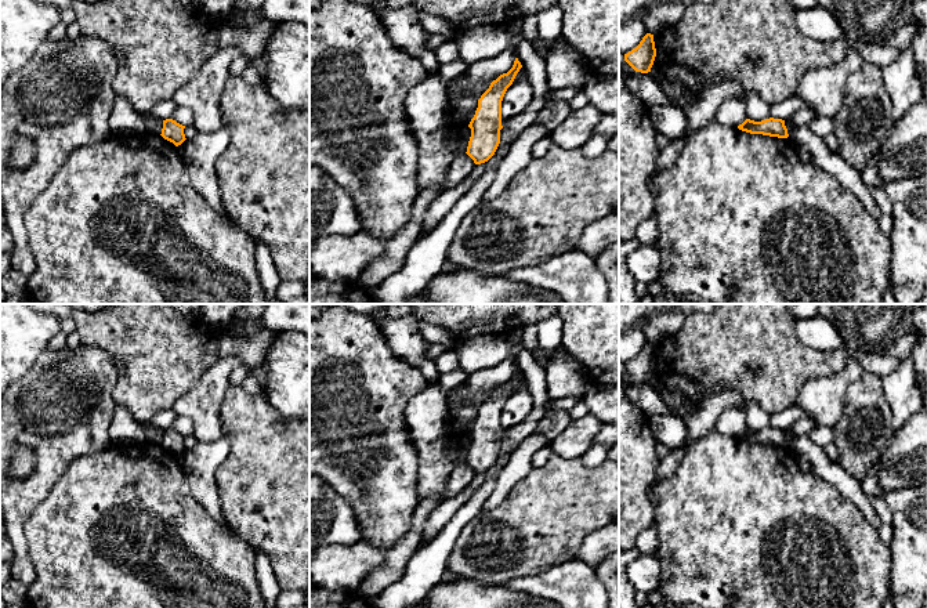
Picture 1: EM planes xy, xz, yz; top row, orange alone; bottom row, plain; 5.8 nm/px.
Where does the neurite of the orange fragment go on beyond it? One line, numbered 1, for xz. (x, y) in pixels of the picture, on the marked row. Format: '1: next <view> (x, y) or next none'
1: next none

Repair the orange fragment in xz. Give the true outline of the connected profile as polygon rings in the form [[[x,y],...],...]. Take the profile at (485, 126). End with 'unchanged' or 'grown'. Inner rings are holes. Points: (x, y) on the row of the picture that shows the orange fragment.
[[[515,58],[513,68],[493,80],[478,99],[478,108],[468,124],[471,137],[466,152],[475,164],[488,162],[500,144],[501,101],[521,68]]] | unchanged

